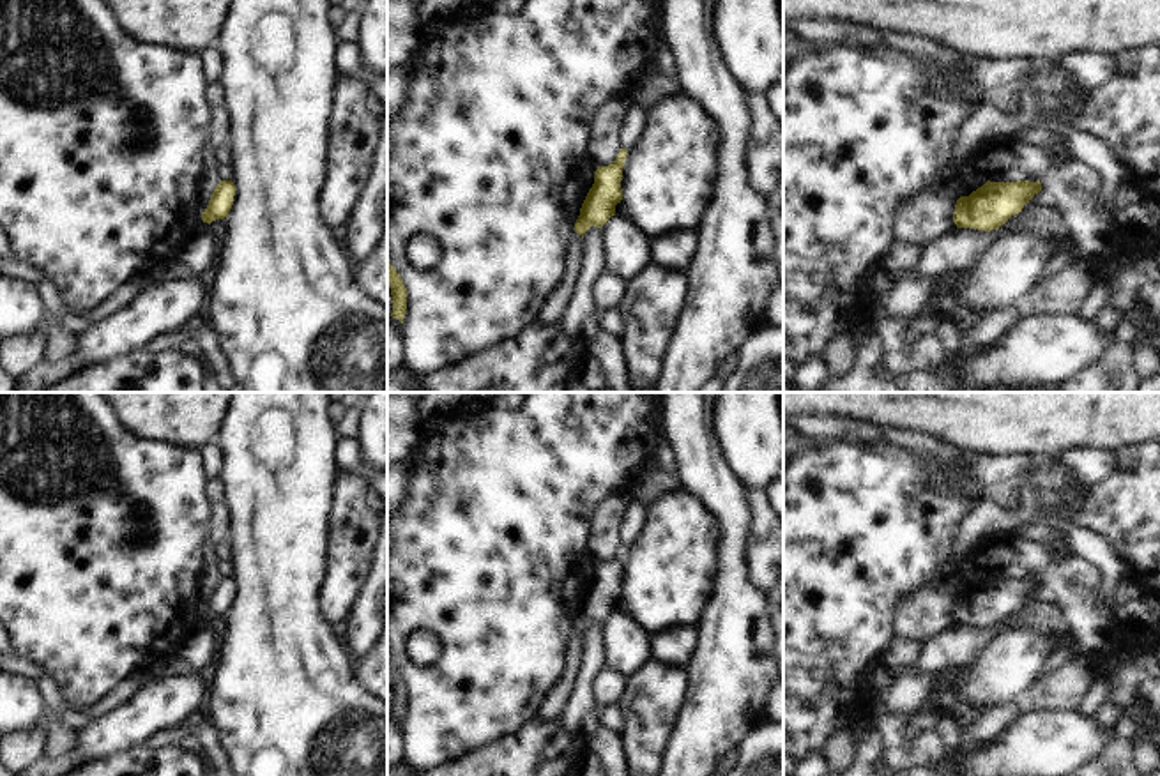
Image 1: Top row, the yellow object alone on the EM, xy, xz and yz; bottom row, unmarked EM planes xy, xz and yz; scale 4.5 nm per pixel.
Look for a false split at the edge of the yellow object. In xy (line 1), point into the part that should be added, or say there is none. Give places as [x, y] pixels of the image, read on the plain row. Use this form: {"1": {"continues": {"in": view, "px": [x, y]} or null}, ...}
{"1": {"continues": null}}

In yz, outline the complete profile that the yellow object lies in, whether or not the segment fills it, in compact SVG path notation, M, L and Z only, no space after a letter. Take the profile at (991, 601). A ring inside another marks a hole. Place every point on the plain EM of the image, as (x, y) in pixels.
M990 578L960 592L955 601L953 619L957 624L997 626L1011 612L1022 608L1024 601L1042 587L1042 578Z

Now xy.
M221 576L216 582L207 605L202 608L202 617L210 620L216 615L225 615L233 601L235 587L232 576Z

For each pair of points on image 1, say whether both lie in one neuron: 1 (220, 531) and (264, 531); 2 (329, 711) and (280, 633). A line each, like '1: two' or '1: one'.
1: two
2: one

